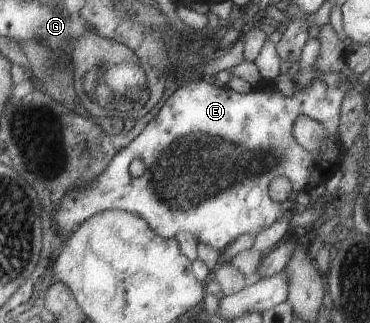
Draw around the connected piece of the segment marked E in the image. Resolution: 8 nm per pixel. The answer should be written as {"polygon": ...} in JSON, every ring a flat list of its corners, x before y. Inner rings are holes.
{"polygon":[[336,72,317,75,307,86,294,86,293,89,291,96,285,97,271,82,266,83,265,80,260,80,247,93,236,93,227,86,216,87,204,82,202,78,187,81,165,100,138,136,113,155,103,170,103,176,99,174,87,184,87,204,85,188,75,188,63,194,53,218,57,234,63,234,65,243,71,232,77,230,91,215,119,209,141,217,161,238,188,232,196,241,203,242,218,252,227,248,240,234,250,233,255,236,292,209,295,195,300,190,307,192,323,184,339,168,342,157,344,148,338,139,338,128,340,104,348,89,346,76],[298,116,315,119,323,125,325,136,320,150,305,150,293,138,293,123],[134,158,145,164,144,172,139,177,131,177,127,171,129,162],[276,176,287,178,291,185,290,195,280,203,268,195,269,181]]}

